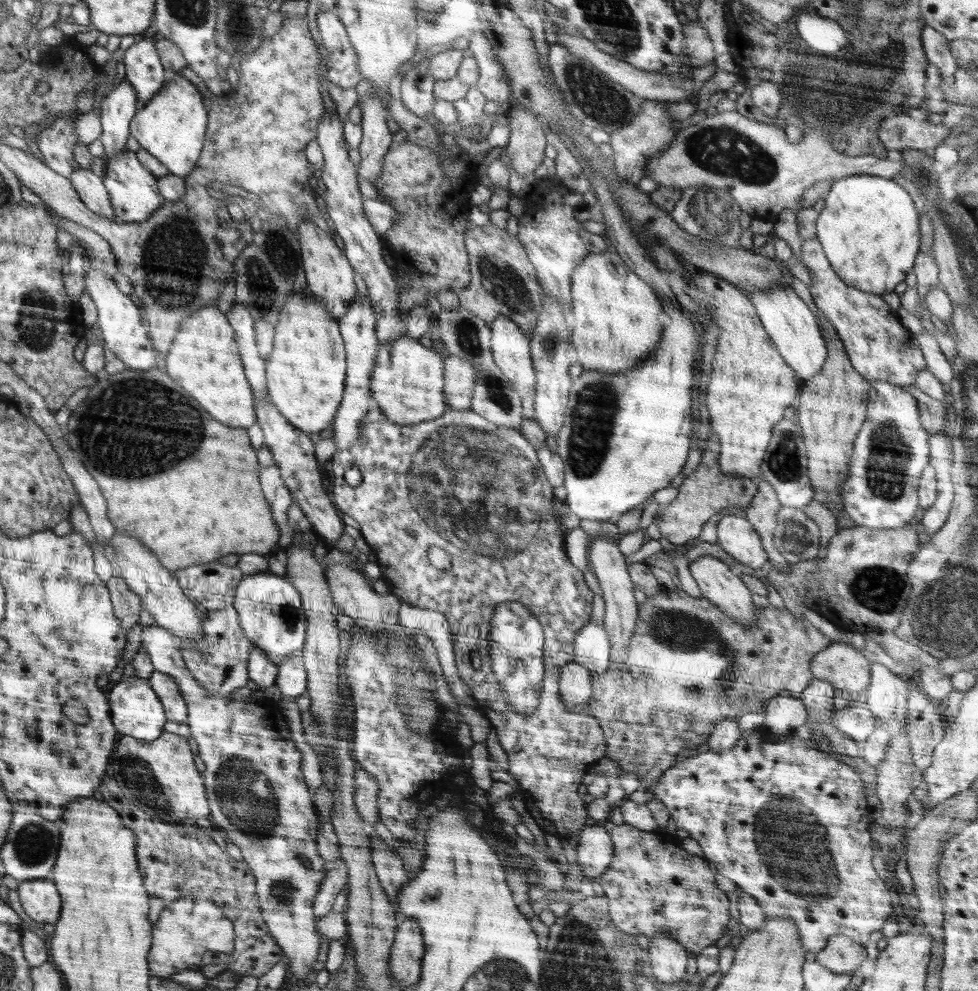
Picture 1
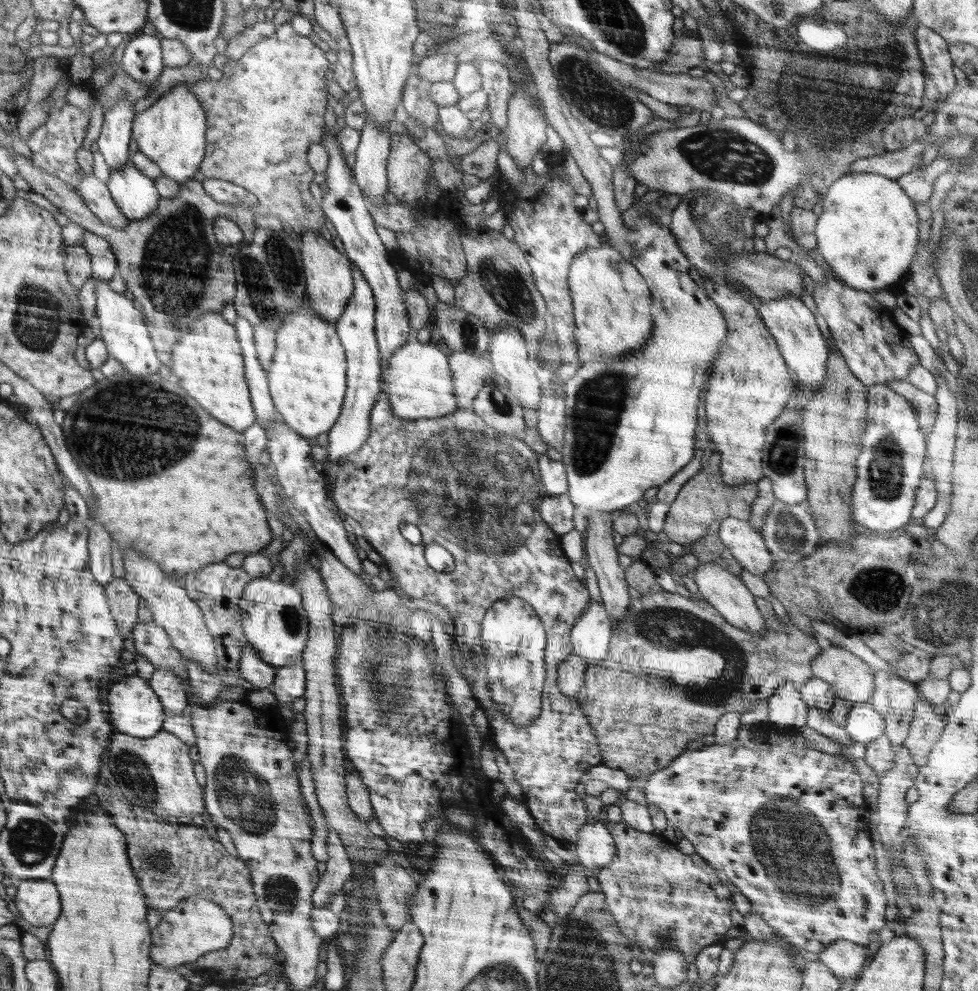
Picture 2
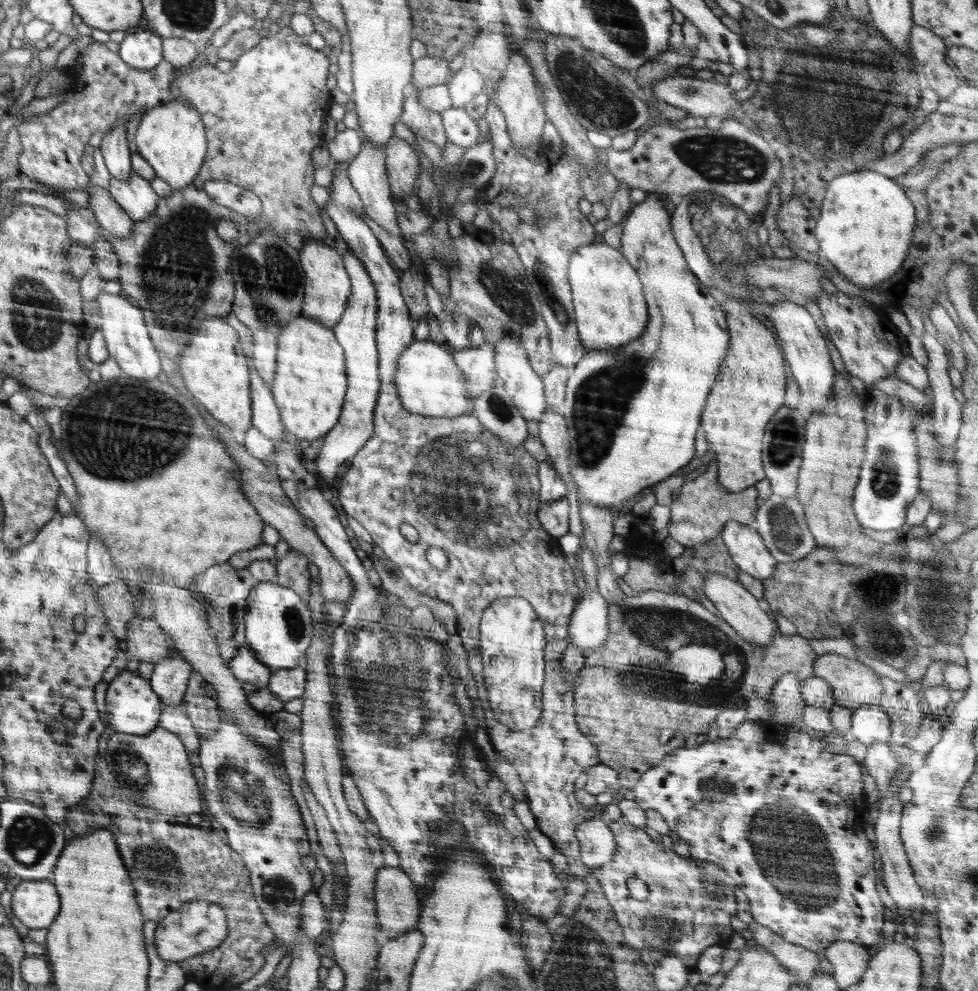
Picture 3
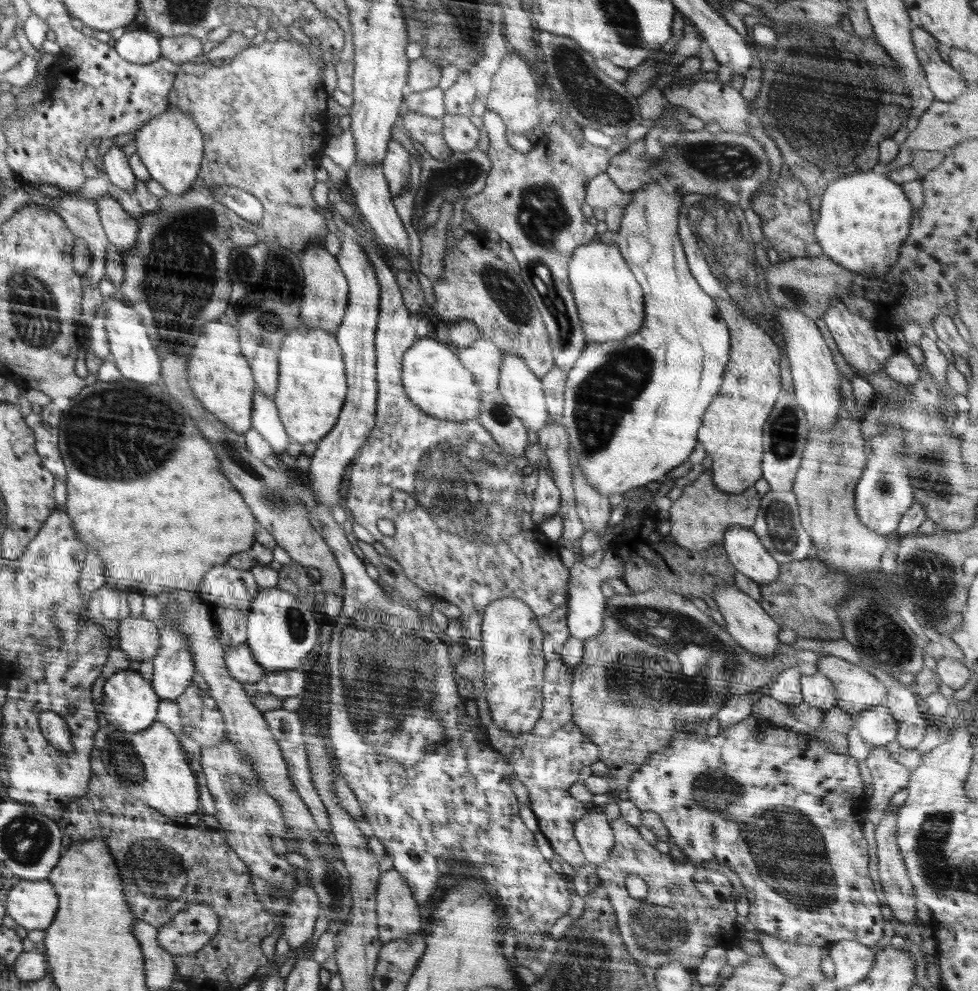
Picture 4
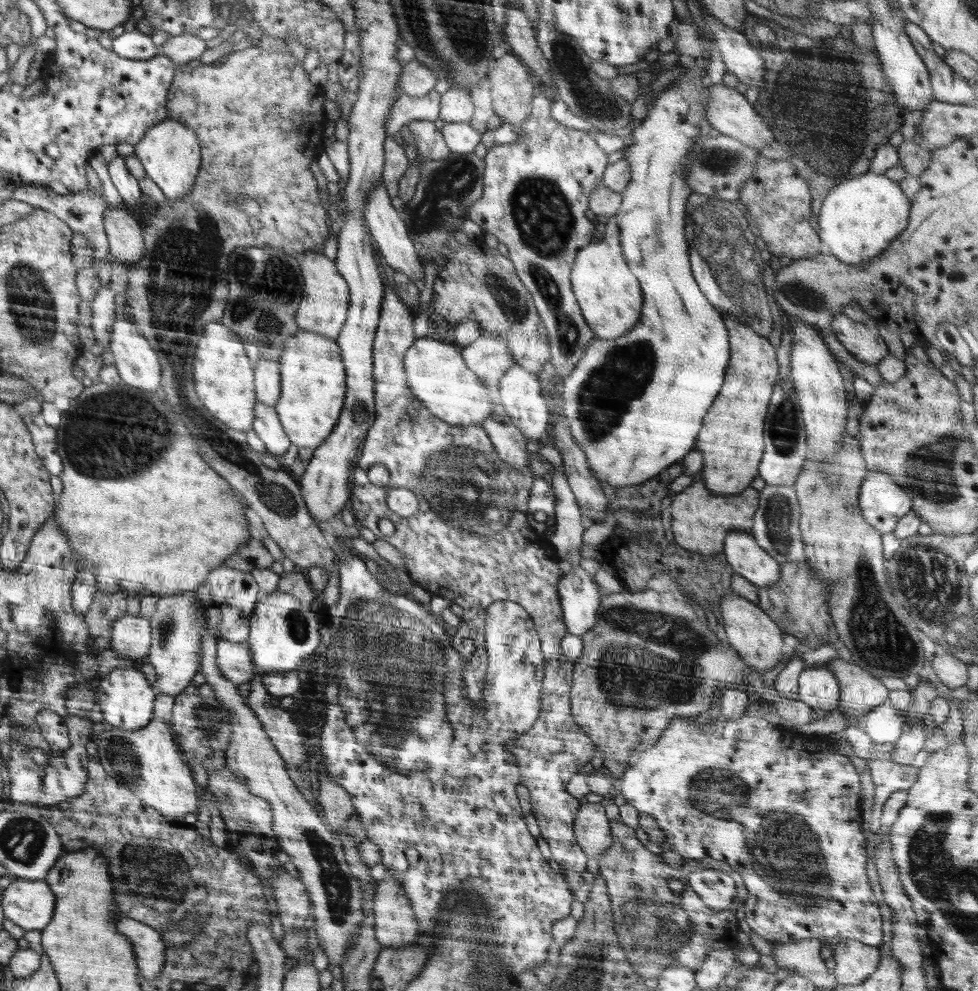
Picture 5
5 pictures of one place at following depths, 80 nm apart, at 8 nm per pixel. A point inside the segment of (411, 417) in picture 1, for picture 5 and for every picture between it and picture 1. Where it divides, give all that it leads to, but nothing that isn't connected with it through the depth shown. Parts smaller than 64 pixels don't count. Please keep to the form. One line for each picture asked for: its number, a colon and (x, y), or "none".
2: (418, 382)
3: (428, 382)
4: (433, 378)
5: (436, 373)

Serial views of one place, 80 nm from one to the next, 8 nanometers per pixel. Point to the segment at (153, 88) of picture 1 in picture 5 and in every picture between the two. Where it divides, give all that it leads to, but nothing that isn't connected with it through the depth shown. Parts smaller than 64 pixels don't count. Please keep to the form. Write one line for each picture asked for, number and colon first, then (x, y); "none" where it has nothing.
2: (142, 59)
3: (143, 51)
4: (141, 47)
5: (134, 45)

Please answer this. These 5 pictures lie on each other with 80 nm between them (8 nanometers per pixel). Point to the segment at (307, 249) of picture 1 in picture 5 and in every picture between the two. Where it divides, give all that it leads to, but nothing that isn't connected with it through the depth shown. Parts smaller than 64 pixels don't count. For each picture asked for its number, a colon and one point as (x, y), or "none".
2: (329, 282)
3: (328, 287)
4: (326, 295)
5: (323, 311)

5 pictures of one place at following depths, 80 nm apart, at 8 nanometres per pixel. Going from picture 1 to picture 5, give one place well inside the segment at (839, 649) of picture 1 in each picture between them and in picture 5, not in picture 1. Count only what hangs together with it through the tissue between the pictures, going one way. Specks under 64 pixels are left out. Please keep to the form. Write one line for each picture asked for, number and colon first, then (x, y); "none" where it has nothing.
2: (851, 679)
3: (854, 683)
4: (857, 689)
5: (860, 692)

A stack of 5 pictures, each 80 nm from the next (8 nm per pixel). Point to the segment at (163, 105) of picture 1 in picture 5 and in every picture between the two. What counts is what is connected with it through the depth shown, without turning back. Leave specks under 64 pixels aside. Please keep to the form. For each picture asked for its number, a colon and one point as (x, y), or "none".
2: (171, 131)
3: (171, 138)
4: (171, 146)
5: (169, 152)

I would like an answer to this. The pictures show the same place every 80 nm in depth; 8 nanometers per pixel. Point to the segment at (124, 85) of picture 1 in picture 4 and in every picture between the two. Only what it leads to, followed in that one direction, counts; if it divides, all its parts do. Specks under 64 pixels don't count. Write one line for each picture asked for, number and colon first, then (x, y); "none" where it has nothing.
2: (115, 135)
3: (114, 148)
4: (116, 163)

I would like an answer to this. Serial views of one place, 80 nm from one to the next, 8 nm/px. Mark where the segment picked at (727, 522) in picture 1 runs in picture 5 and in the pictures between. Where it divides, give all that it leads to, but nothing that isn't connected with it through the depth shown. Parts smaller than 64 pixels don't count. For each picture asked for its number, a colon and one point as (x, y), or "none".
2: (746, 545)
3: (745, 546)
4: (743, 548)
5: (747, 559)

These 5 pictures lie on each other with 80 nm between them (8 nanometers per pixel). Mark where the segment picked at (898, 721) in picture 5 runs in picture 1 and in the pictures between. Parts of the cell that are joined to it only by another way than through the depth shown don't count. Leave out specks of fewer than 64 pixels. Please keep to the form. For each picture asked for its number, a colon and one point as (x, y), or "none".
1: (857, 722)
2: (863, 724)
3: (870, 724)
4: (876, 725)

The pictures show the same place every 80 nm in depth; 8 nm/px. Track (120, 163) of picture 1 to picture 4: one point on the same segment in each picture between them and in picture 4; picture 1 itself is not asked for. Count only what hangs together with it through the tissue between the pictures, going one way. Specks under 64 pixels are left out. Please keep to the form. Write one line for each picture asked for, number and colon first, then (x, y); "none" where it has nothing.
2: (135, 193)
3: (136, 196)
4: (140, 201)

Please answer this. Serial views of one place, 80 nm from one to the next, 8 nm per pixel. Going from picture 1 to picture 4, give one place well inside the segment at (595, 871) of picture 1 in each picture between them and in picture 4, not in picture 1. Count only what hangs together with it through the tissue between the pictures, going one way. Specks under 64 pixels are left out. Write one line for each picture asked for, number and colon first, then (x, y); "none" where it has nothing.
2: (595, 848)
3: (597, 845)
4: (593, 831)

